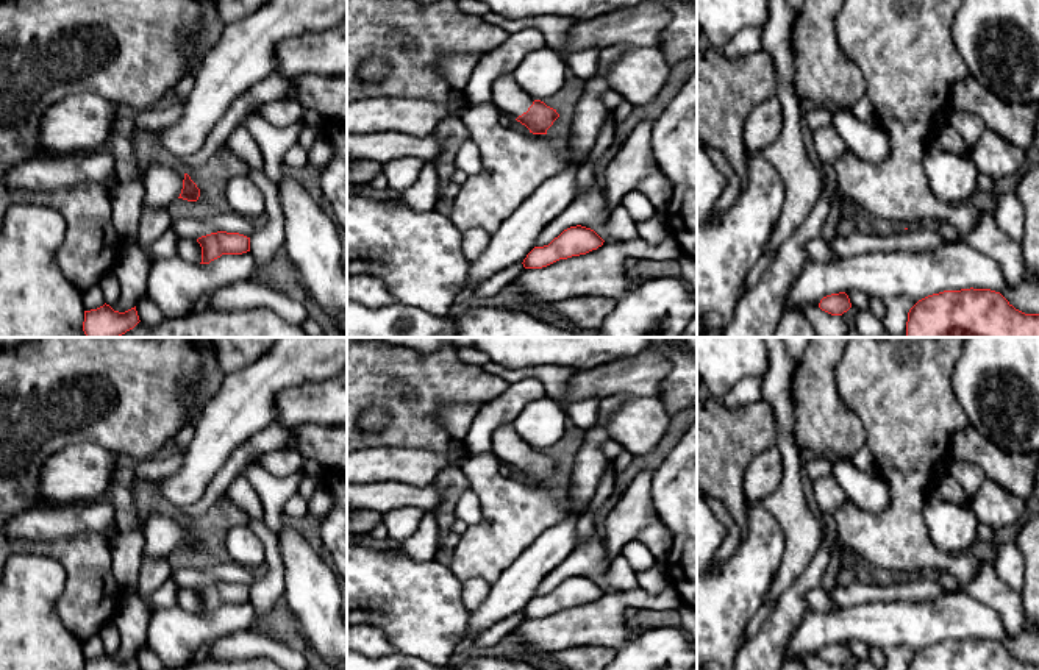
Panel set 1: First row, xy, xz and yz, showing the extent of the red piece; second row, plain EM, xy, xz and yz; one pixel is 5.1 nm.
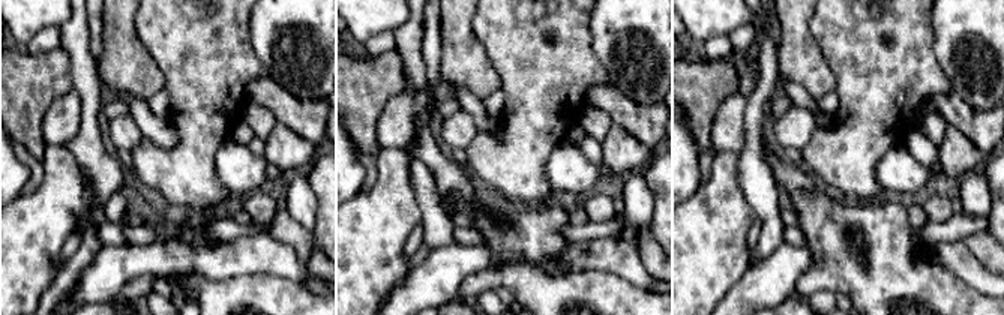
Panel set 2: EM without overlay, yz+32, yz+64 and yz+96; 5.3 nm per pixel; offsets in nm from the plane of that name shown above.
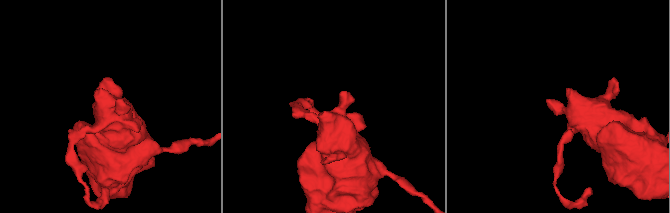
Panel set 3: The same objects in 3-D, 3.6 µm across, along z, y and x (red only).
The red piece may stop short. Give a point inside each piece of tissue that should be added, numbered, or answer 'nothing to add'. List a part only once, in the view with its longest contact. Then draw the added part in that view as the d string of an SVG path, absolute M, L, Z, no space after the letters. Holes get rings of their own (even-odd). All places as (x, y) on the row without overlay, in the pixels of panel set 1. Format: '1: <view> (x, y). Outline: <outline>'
1: xy (163, 534). Outline: M152 514L144 523L144 553L156 559L169 559L183 539L184 522L164 514Z

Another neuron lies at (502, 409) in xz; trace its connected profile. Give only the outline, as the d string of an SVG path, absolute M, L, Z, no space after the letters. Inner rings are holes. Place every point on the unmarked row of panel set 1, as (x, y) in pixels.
M537 378L509 383L505 392L481 404L462 440L464 451L481 453L492 450L494 431L502 425L512 423L528 403L547 395L547 387Z

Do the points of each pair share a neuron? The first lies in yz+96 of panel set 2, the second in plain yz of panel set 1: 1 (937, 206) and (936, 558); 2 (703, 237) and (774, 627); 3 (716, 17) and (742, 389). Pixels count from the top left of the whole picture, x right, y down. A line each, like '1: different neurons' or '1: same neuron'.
1: same neuron
2: different neurons
3: different neurons

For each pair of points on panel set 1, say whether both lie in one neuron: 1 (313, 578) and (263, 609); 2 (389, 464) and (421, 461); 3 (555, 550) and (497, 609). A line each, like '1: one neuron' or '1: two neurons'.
1: two neurons
2: one neuron
3: one neuron

